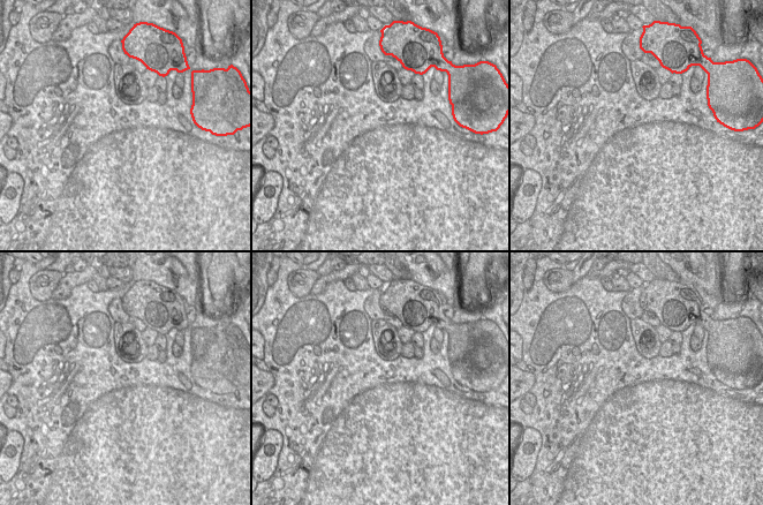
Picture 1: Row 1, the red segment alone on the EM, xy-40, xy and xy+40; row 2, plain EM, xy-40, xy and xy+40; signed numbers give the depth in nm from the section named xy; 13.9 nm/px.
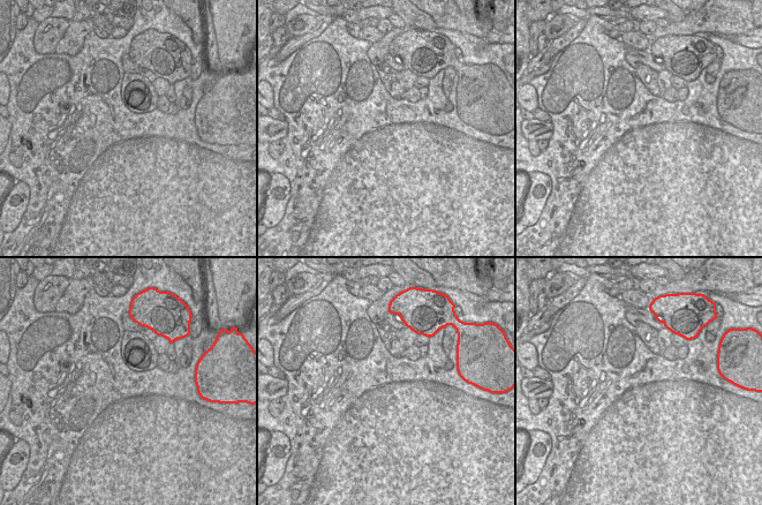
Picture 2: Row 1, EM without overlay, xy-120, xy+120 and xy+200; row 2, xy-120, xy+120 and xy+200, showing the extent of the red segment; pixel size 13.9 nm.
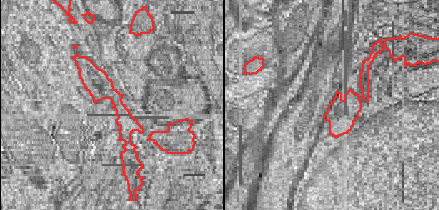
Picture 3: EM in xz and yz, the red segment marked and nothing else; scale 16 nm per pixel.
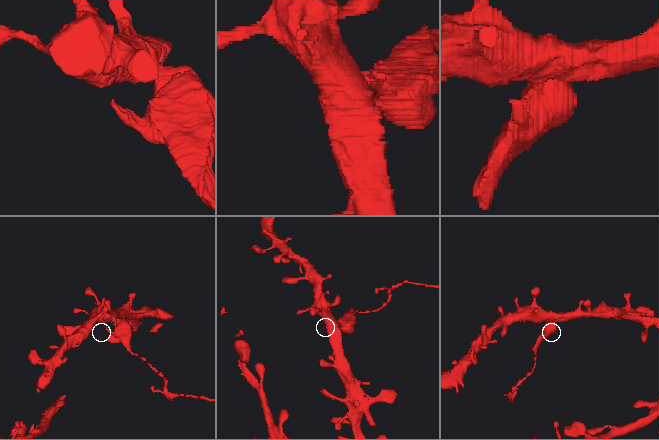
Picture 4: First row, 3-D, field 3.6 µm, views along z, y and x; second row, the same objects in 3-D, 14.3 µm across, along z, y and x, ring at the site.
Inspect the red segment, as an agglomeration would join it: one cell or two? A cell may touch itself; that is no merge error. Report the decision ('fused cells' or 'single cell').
fused cells

